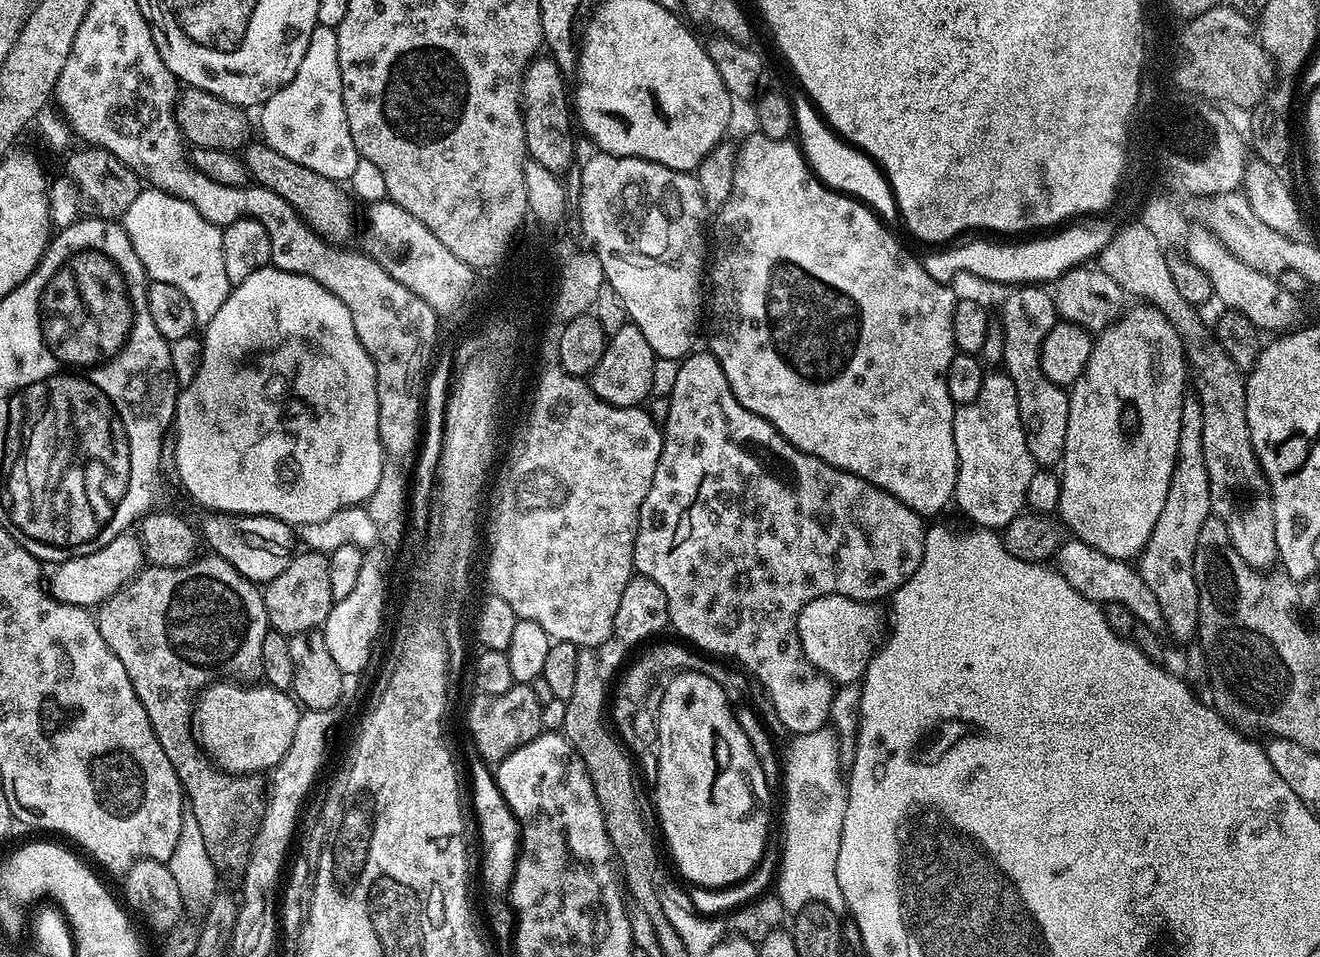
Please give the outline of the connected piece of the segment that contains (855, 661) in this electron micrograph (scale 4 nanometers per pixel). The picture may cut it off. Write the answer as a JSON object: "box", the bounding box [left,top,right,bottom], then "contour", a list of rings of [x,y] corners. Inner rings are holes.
{"box":[796,596,881,685],"contour":[[[823,596],[802,606],[802,614],[798,614],[796,623],[798,638],[806,658],[817,672],[837,685],[855,685],[863,677],[868,663],[878,651],[878,641],[881,639],[880,612],[876,608],[879,607],[875,603],[851,600],[848,596]]]}

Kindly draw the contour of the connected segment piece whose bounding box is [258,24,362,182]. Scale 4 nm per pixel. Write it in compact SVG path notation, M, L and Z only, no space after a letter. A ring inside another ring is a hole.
M316 25L310 34L310 46L298 65L298 74L278 90L259 109L258 132L263 143L278 150L282 158L322 174L337 182L347 182L354 166L362 159L350 138L350 122L346 122L346 106L342 106L342 74L338 70L338 38L330 26Z

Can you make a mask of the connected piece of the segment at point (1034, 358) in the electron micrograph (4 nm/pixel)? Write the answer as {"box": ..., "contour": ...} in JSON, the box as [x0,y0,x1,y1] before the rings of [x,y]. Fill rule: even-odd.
{"box":[1000,286,1070,470],"contour":[[[1016,286],[1000,308],[1000,332],[1004,335],[1003,371],[1018,390],[1018,410],[1026,434],[1026,446],[1041,469],[1048,470],[1064,459],[1066,422],[1070,418],[1068,392],[1042,374],[1040,347],[1058,322],[1052,293],[1044,286]]]}

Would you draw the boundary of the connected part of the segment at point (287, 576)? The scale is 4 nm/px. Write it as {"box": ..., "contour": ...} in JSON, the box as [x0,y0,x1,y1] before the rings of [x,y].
{"box":[262,552,334,636],"contour":[[[304,552],[293,555],[292,560],[278,574],[278,578],[263,585],[262,595],[268,623],[283,636],[319,629],[326,622],[334,603],[330,594],[330,566],[327,555],[320,552]]]}

